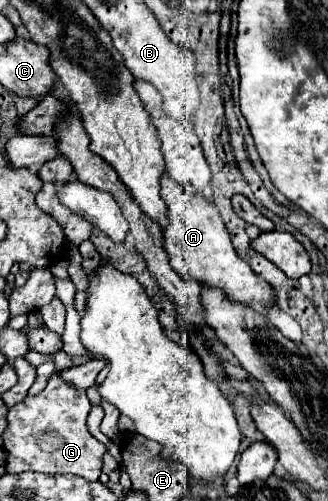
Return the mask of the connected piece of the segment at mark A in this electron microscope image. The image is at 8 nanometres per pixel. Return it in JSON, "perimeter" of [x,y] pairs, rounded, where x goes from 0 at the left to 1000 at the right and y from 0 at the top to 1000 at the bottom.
{"perimeter":[[[500,343],[488,355],[488,391],[506,403],[512,455],[500,455],[500,499],[518,515],[518,531],[537,543],[567,543],[591,559],[628,571],[659,571],[695,587],[695,595],[726,603],[805,603],[835,611],[829,575],[768,547],[768,535],[720,507],[701,467],[671,439],[659,411],[616,383],[567,383],[543,363],[512,355]]]}

